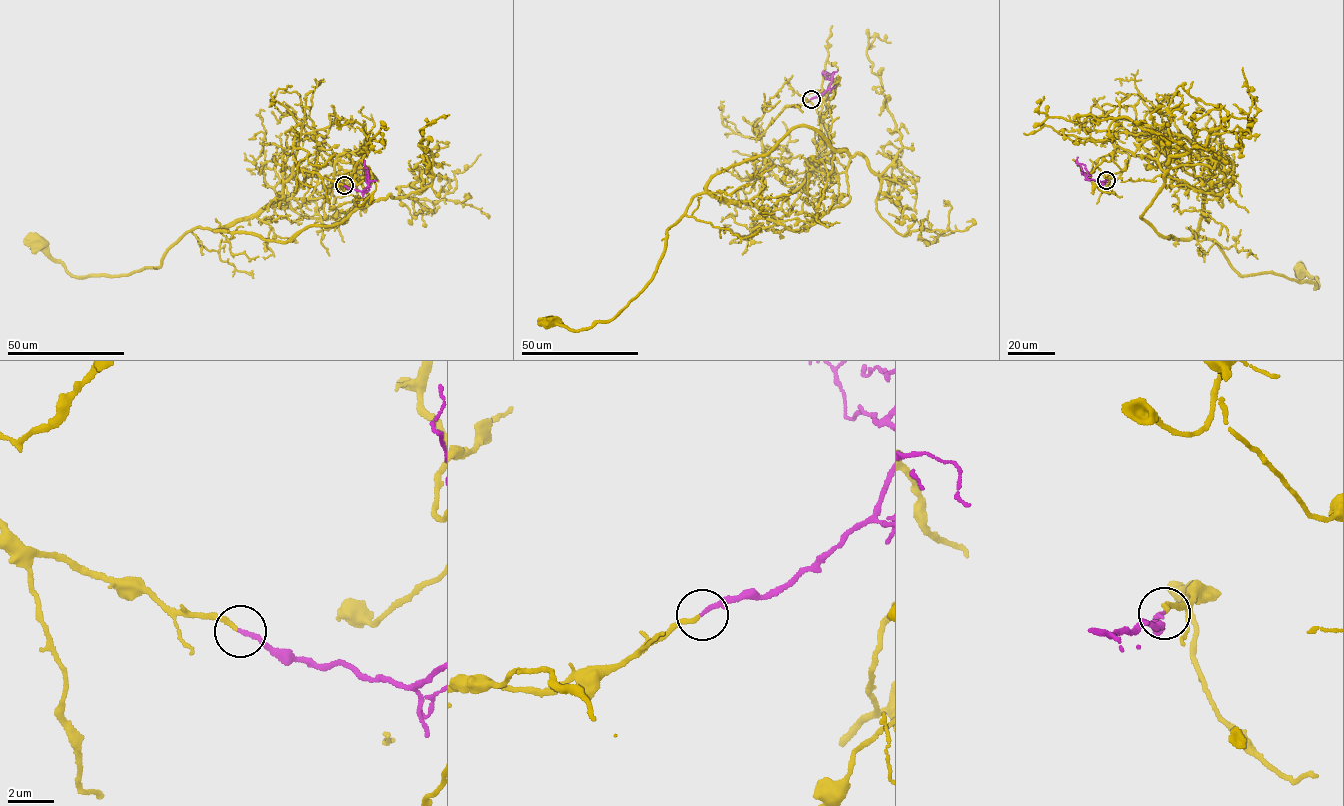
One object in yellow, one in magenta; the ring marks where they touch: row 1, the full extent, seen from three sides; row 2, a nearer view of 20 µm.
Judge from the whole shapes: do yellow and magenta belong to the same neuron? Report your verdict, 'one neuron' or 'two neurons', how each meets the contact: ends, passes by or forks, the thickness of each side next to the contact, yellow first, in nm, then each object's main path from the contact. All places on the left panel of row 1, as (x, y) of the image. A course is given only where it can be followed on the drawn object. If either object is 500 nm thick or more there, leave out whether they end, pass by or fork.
one neuron | yellow ends | magenta ends | 190/200 nm | yellow via (343, 185), (298, 166), (299, 125), (281, 200), (214, 230), (187, 231), (158, 268), (75, 276), (34, 243) | magenta via (344, 185), (361, 191), (366, 188), (369, 184), (364, 160)

